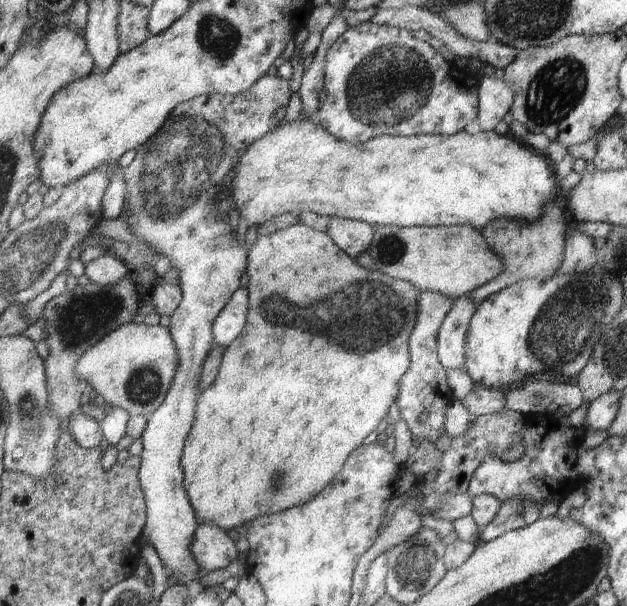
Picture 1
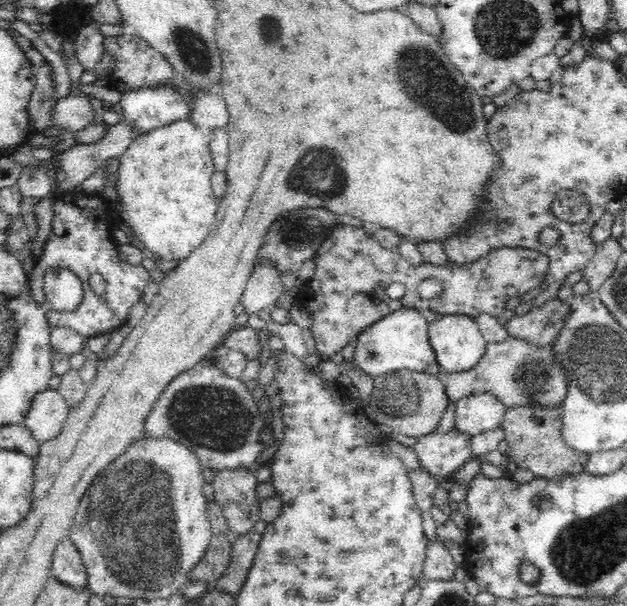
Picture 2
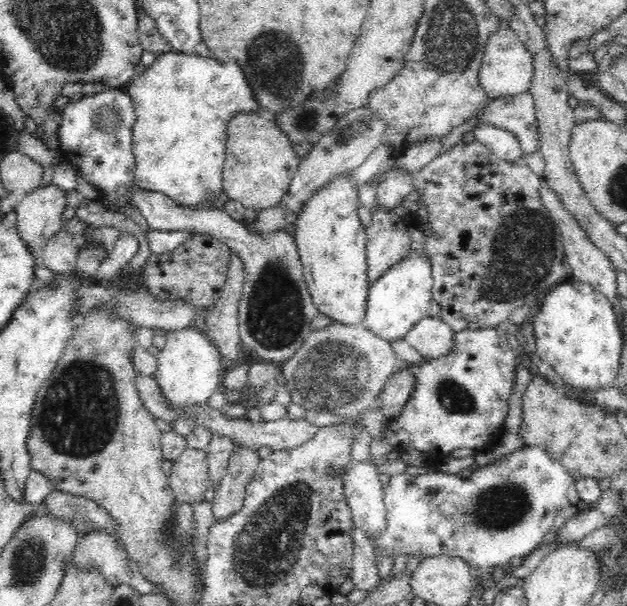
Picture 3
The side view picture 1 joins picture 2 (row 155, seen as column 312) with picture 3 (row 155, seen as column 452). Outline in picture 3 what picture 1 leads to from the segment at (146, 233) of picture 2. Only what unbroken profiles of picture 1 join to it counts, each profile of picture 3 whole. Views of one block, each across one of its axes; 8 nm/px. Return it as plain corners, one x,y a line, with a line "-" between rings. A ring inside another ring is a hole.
168,52
156,56
156,60
128,83
124,91
132,98
135,108
132,143
136,159
135,186
142,190
166,194
183,207
198,206
202,202
216,200
224,192
224,144
227,140
228,121
234,113
260,110
252,96
252,90
248,90
240,66
232,60
220,66
211,56

